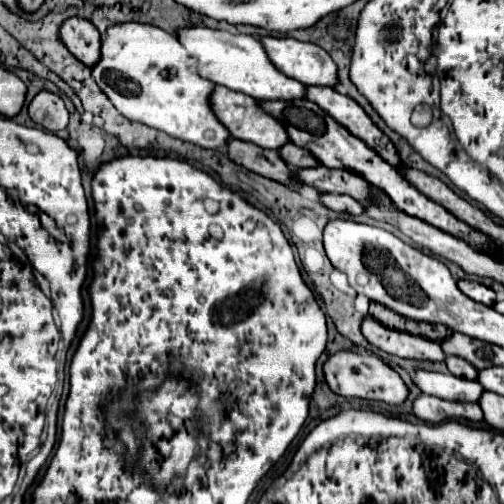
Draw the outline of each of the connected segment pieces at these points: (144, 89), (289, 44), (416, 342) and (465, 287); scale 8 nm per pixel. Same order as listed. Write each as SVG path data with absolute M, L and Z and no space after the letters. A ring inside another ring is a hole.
M142 23L112 25L106 33L106 39L102 41L102 57L100 63L92 67L92 77L126 119L144 123L152 129L164 131L176 139L190 141L204 149L226 149L230 139L228 129L218 121L210 107L210 95L216 85L196 73L194 59L186 55L184 47L170 33Z
M264 37L262 43L272 63L284 75L298 79L304 85L336 89L338 67L322 47L314 43L302 43L296 39L276 39L276 37Z
M370 317L364 319L362 333L374 347L378 347L390 355L396 355L396 357L416 359L416 361L444 361L446 359L446 355L438 343L434 343L430 339L406 335L400 331L390 331L390 329L382 327L382 323L378 323L376 319L370 319Z
M458 281L458 287L464 291L464 295L468 295L470 299L484 303L484 305L494 305L496 303L496 293L490 287L484 287L482 283L476 281Z

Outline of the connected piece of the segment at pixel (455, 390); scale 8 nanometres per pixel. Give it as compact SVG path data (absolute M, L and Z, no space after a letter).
M416 371L414 381L422 389L422 393L448 399L448 401L478 403L484 391L484 387L478 381L458 379L456 375L450 373L446 375L446 373L432 373L432 371Z

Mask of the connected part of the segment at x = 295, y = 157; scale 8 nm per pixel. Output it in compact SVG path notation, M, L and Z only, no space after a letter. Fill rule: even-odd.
M288 143L280 149L282 159L286 159L286 163L290 163L290 167L294 169L304 169L304 167L318 167L318 159L314 159L314 155L310 155L310 151L296 147L294 143Z

